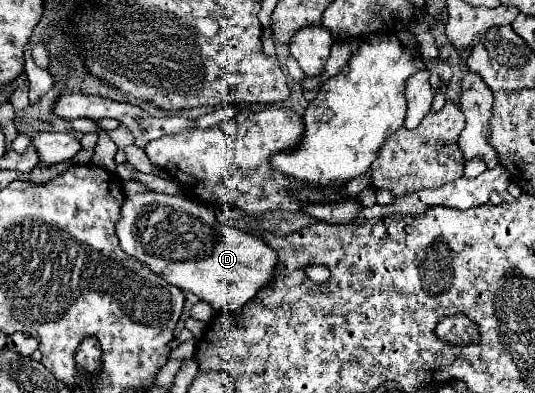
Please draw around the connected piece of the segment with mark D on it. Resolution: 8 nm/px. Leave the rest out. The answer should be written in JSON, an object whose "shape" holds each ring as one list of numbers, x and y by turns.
{"shape":[[156,191,128,195,122,205,120,221,116,223,116,237,124,253,148,265,156,275,164,277,170,285,176,285,184,291,198,295,214,309,224,311,240,309,256,295,258,289,262,289,272,279,276,269,276,253,260,237,222,225,216,219,212,207,208,207,202,201,188,199,184,195,166,195]]}

